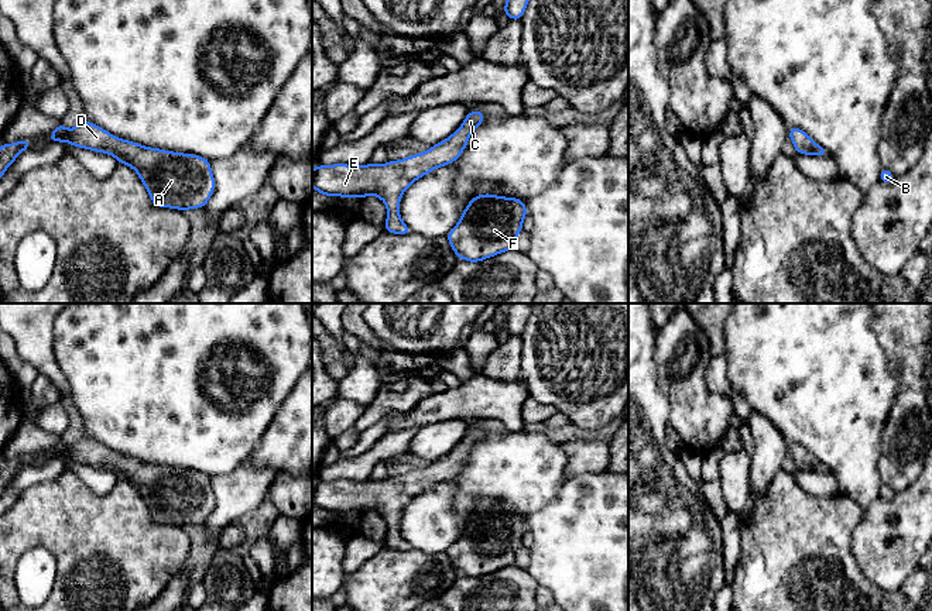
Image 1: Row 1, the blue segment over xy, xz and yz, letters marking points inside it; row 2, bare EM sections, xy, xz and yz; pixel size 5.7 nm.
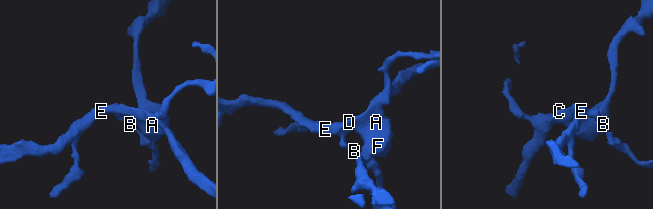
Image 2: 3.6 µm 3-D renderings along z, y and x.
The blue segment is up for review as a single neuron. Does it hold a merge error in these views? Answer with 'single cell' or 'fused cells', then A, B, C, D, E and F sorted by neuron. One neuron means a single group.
single cell | A B C D E F

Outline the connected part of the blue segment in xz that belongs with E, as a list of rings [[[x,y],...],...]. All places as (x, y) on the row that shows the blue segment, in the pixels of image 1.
[[[479,110],[467,113],[462,126],[428,151],[376,165],[316,165],[312,169],[312,188],[322,196],[357,198],[378,196],[387,206],[384,230],[394,234],[411,234],[401,220],[400,200],[402,193],[425,174],[455,162],[465,151],[467,141],[486,114]]]

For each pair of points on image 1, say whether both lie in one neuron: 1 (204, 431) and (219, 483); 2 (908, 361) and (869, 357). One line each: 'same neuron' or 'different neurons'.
1: different neurons
2: different neurons

